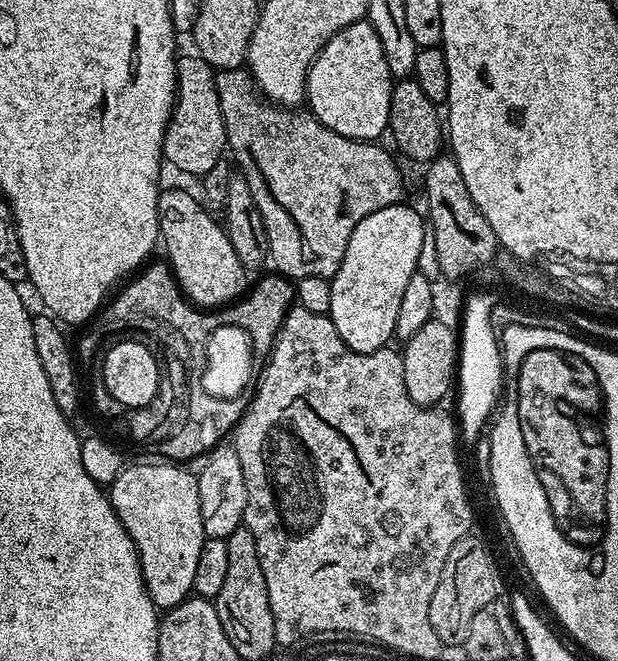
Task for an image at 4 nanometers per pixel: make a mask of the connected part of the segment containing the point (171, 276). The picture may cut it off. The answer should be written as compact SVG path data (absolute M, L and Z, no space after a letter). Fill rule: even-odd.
M167 263L151 264L141 267L125 283L129 284L120 293L117 291L111 297L112 312L116 312L116 316L128 316L128 308L136 308L136 312L152 312L152 304L156 304L156 300L168 300L168 308L164 308L164 312L156 312L156 316L164 316L164 320L171 321L176 328L184 328L184 332L188 330L192 333L204 333L212 328L214 322L224 322L224 327L236 328L242 338L254 340L256 348L264 348L271 353L272 341L276 339L285 314L294 304L294 284L289 277L279 274L264 276L257 284L255 281L247 289L246 294L235 302L221 307L219 310L201 310L199 307L193 306L188 297L180 291L180 283L177 282L175 274ZM172 304L176 304L176 308L172 308ZM172 312L176 312L176 316L172 316Z

